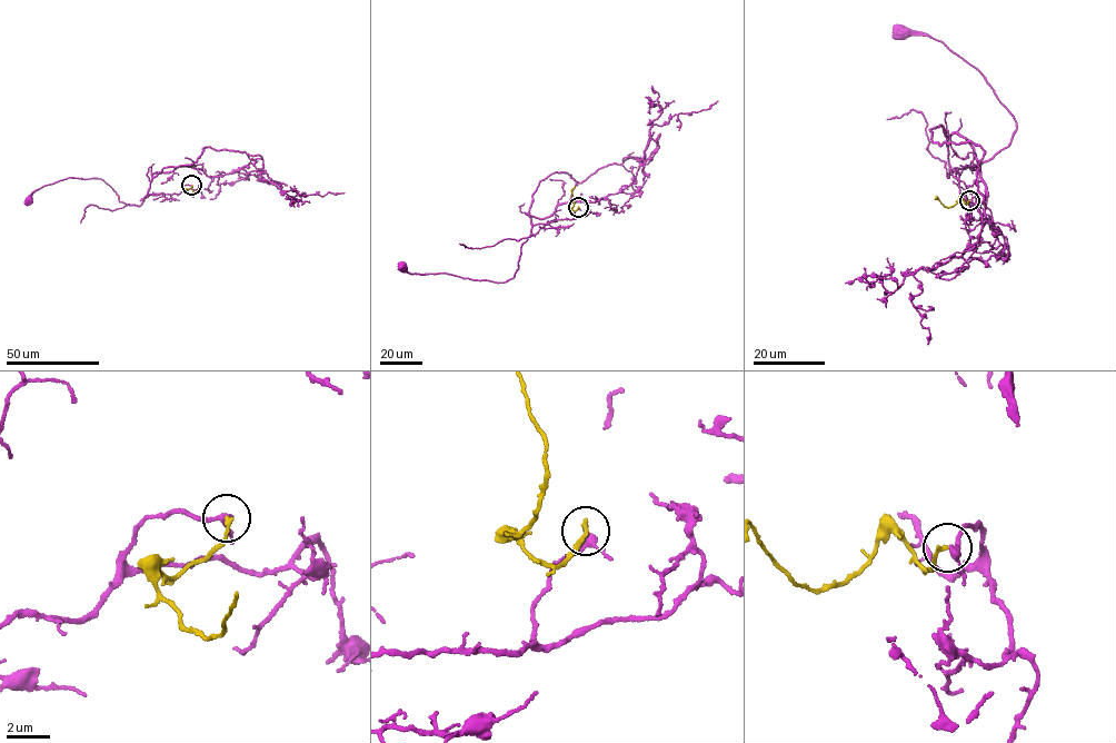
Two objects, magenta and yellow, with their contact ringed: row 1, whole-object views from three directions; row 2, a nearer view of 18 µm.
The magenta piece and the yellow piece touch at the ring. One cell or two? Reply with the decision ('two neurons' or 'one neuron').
one neuron

